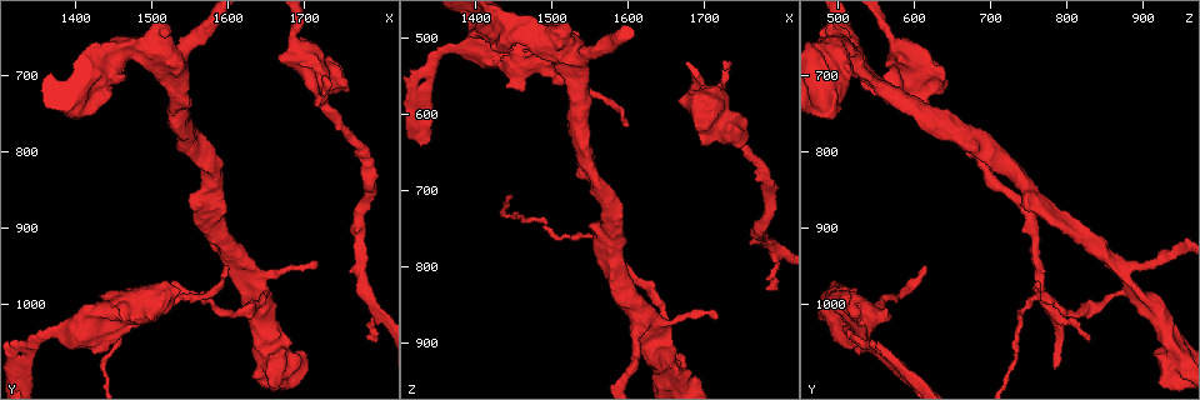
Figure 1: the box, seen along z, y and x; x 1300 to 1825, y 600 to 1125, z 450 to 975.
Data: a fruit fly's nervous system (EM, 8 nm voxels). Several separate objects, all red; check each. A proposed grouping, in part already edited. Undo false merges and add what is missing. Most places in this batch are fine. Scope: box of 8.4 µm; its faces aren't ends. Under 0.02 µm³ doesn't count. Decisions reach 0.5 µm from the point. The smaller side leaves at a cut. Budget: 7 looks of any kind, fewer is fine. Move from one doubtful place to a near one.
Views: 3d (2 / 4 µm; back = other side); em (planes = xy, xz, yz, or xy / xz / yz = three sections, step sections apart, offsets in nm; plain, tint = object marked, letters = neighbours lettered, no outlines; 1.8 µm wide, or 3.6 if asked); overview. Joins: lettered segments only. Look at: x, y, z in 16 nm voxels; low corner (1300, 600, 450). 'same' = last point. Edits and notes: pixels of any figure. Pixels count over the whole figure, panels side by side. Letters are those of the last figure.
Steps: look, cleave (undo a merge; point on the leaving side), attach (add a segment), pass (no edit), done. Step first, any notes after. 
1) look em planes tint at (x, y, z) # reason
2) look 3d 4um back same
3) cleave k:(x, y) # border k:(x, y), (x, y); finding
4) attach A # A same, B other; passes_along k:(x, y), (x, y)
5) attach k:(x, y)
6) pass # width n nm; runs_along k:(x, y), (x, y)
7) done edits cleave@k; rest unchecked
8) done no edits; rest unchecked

look 3d 4um at (1780, 1045, 830) # branch stops here

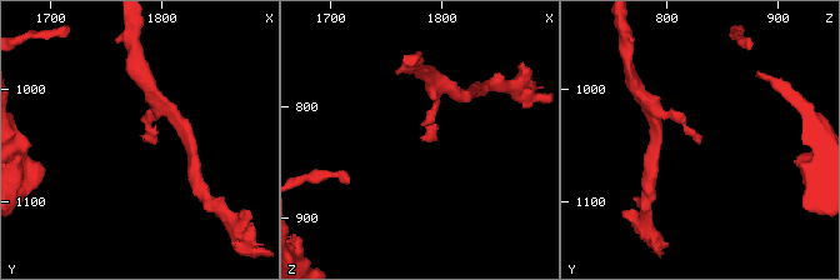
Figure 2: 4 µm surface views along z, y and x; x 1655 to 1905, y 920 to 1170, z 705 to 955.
look em planes letters at (1780, 1044, 830)

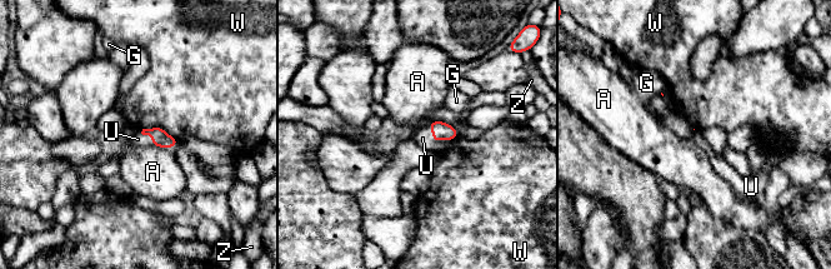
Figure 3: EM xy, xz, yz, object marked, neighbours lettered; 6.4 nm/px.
attach U # A other, G other, U same, W other, Z other; passes_along 3:(440, 130), (435, 140), (422, 138); the neuron continues

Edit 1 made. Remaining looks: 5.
look em planes plain at (1450, 1000, 505) # closes a loop

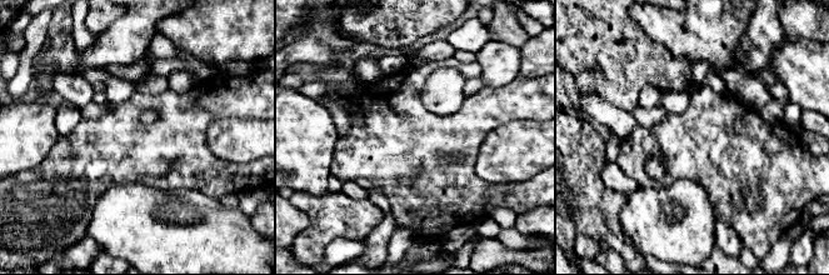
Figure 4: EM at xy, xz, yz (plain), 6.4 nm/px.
look em planes letters same # see the neighbours

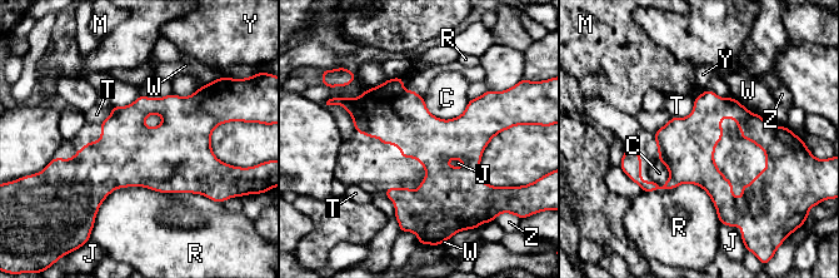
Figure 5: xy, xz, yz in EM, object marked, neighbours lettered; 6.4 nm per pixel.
pass # width 360 nm; C other, J other, M other, R other, T other, W other, Y other, Z other; border 5:(694, 99), (688, 115), (673, 117); all the same neuron

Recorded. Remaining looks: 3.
look 3d 4um at (1690, 655, 575) # thick turns thin

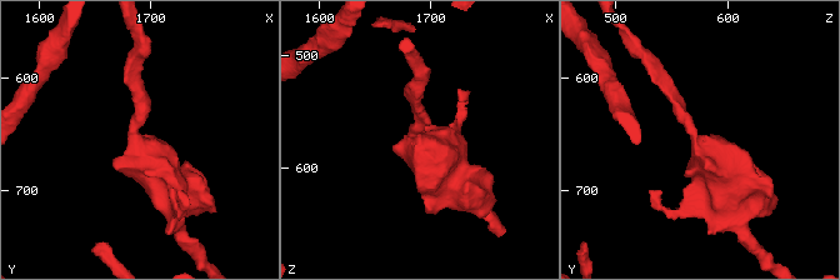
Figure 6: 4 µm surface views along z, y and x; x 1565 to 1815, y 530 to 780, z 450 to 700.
look em 3.6um planes letters at (1690, 660, 574) # arm_widths 180, 550 nm

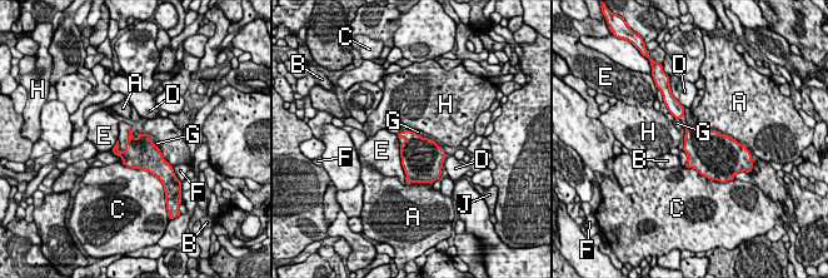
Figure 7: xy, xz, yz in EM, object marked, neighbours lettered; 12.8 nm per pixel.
pass # width 360 nm; A other, B other, C other, D other, E other, F other, G other, H other, J other; border 7:(397, 133), (428, 137), (447, 155); all the same neuron

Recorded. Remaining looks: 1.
done edits attach@3; rest unchecked

